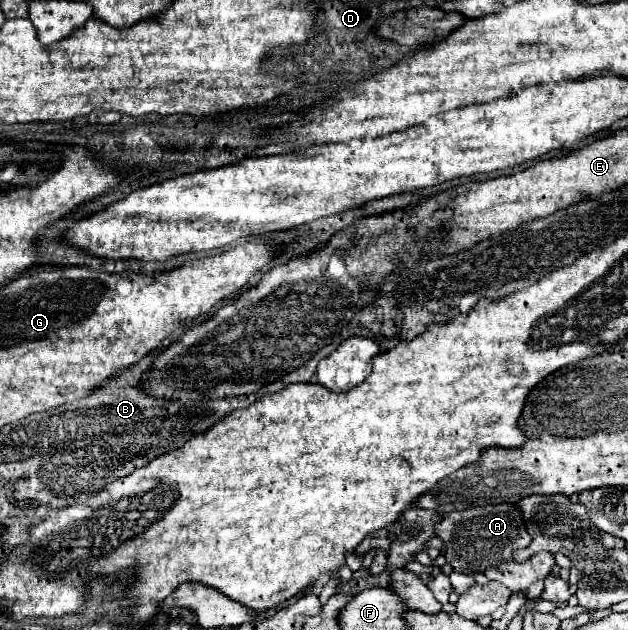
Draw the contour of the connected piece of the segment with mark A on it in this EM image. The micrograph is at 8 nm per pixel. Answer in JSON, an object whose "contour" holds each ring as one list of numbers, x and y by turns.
{"contour":[[512,504,482,506,482,508,470,508,470,510,446,514,442,516,442,522,436,526,436,532,444,540,446,544,444,556,454,566,456,572,462,572,464,566,472,574,484,572,492,564,512,560,512,552,516,548,526,548,530,544,522,516]]}

